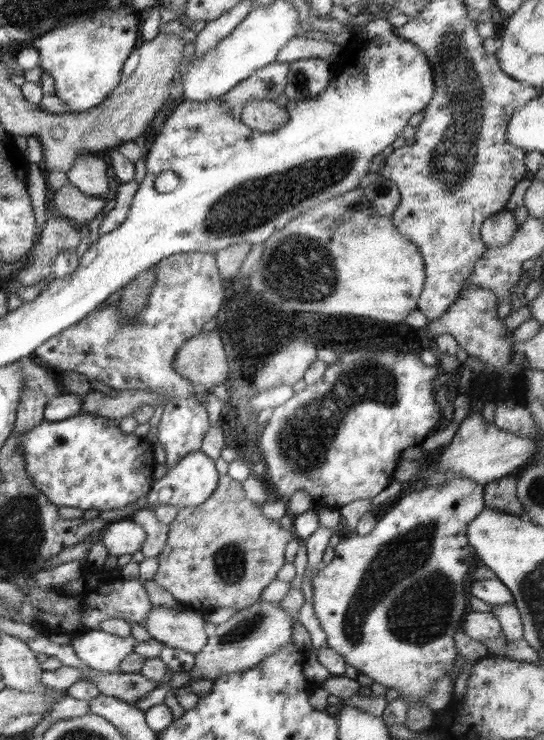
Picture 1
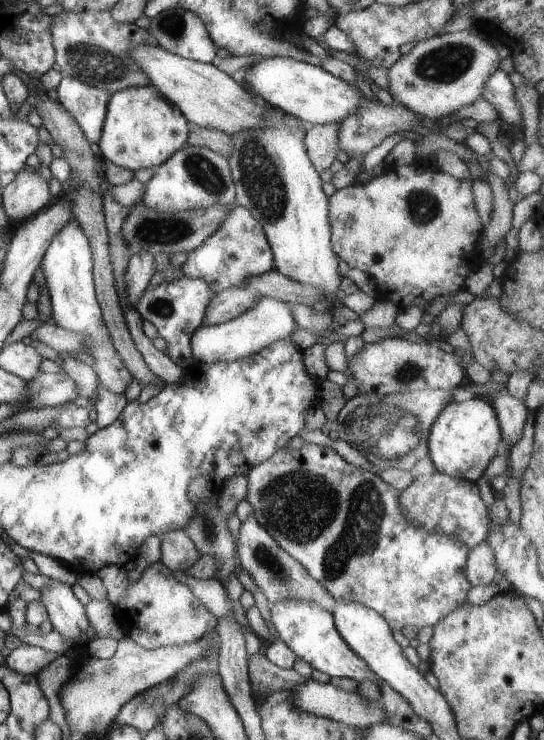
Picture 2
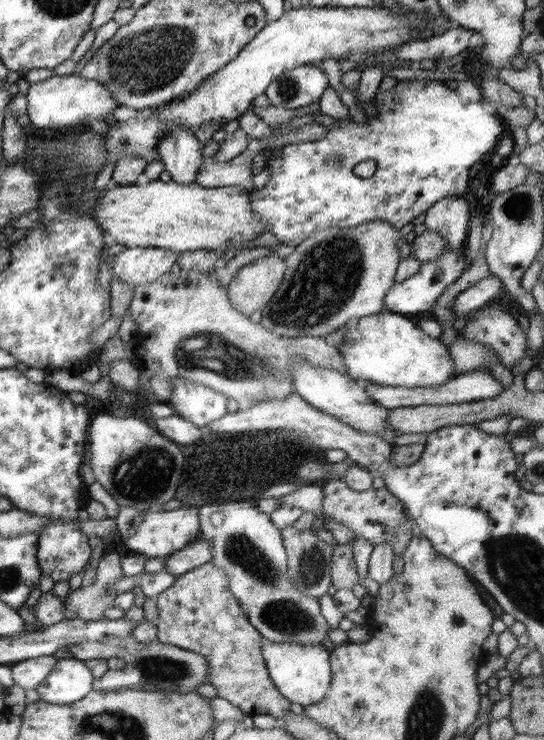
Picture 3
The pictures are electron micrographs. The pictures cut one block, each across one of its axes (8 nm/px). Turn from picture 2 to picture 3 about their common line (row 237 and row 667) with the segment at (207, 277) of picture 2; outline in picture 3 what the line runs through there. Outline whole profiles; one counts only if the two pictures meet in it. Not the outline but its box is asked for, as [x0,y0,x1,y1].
[156,563,295,722]

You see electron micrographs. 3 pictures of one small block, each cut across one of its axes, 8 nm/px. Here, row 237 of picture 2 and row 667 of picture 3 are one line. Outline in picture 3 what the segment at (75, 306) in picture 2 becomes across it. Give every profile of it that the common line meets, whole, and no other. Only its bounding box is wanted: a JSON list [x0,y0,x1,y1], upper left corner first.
[37,657,95,704]

